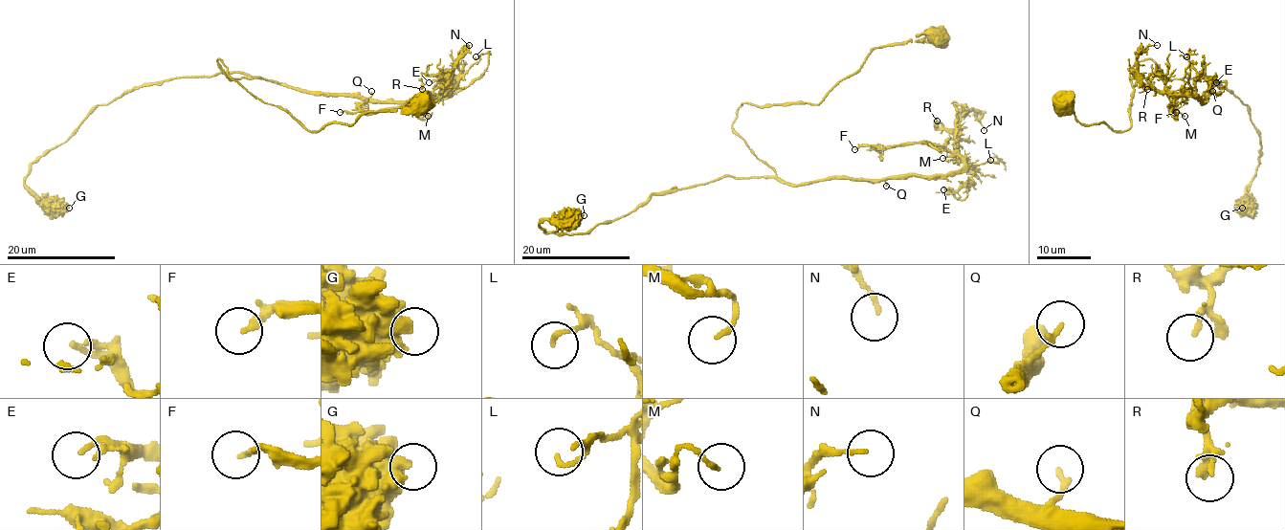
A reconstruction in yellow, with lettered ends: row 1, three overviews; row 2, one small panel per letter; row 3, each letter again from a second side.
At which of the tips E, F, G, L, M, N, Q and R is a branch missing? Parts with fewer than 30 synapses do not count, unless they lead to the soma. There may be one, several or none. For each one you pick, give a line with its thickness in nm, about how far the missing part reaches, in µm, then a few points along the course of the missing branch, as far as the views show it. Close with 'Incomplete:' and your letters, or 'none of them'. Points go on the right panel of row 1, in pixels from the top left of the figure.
Incomplete: none of them

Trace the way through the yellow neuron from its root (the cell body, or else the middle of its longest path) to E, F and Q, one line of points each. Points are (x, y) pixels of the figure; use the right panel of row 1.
E: (1062, 102), (1125, 131), (1139, 61), (1207, 79), (1203, 100), (1196, 80), (1216, 82)
F: (1062, 102), (1125, 131), (1131, 68), (1151, 59), (1167, 79), (1210, 83), (1176, 112)
Q: (1062, 102), (1082, 123), (1125, 131), (1131, 68), (1148, 59), (1167, 79), (1204, 77), (1207, 99), (1212, 91)

